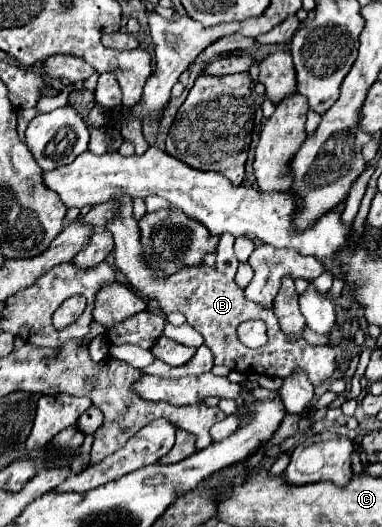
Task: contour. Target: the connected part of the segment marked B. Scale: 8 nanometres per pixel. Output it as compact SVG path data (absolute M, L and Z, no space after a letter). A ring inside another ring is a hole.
M120 196L118 202L122 204L120 214L106 226L114 234L114 264L124 274L128 284L146 300L154 300L158 304L160 314L168 316L170 312L182 312L188 320L188 324L202 334L204 344L214 354L214 364L222 364L230 370L236 370L240 374L262 374L262 376L288 376L294 368L302 368L310 382L314 386L320 386L322 382L330 380L334 372L338 370L336 352L332 346L312 346L304 338L286 338L286 332L280 330L278 318L272 310L262 308L260 304L248 302L244 298L242 288L236 286L234 280L240 262L234 254L235 237L230 233L220 235L216 251L216 266L208 268L204 264L198 266L182 266L178 272L166 276L164 272L154 272L144 254L140 244L140 230L138 222L132 216L132 200L128 196ZM260 318L268 326L268 344L260 348L248 348L244 346L238 336L236 328L240 322Z

